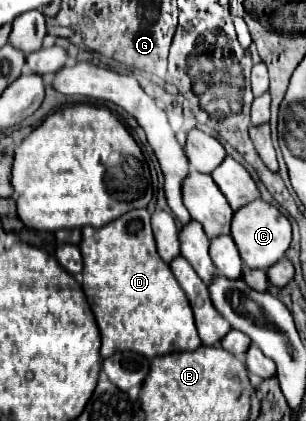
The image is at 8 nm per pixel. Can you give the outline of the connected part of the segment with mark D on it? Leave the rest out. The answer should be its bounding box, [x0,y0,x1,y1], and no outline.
[78,209,202,359]

